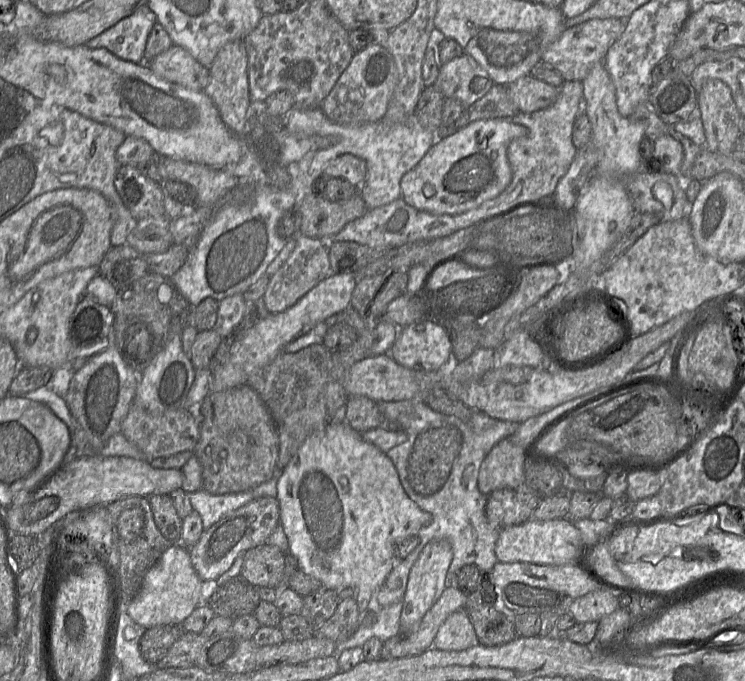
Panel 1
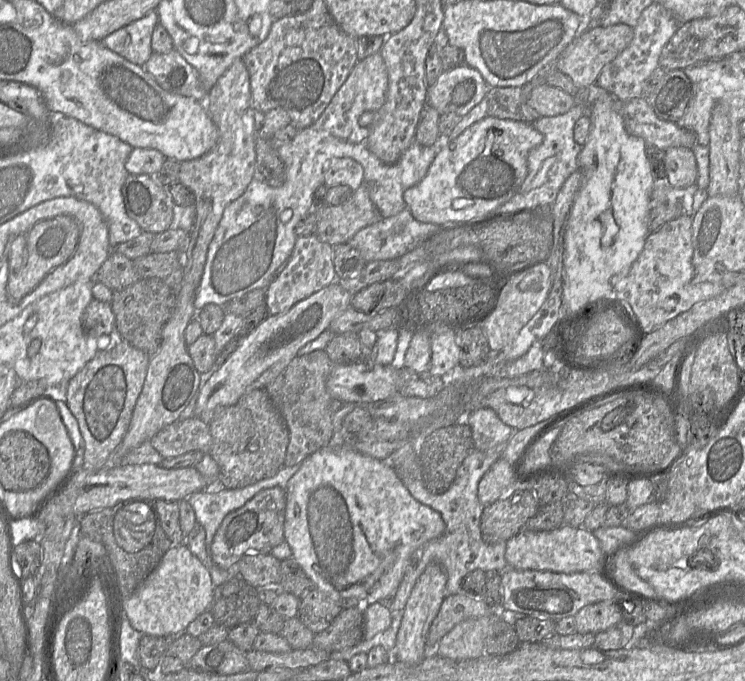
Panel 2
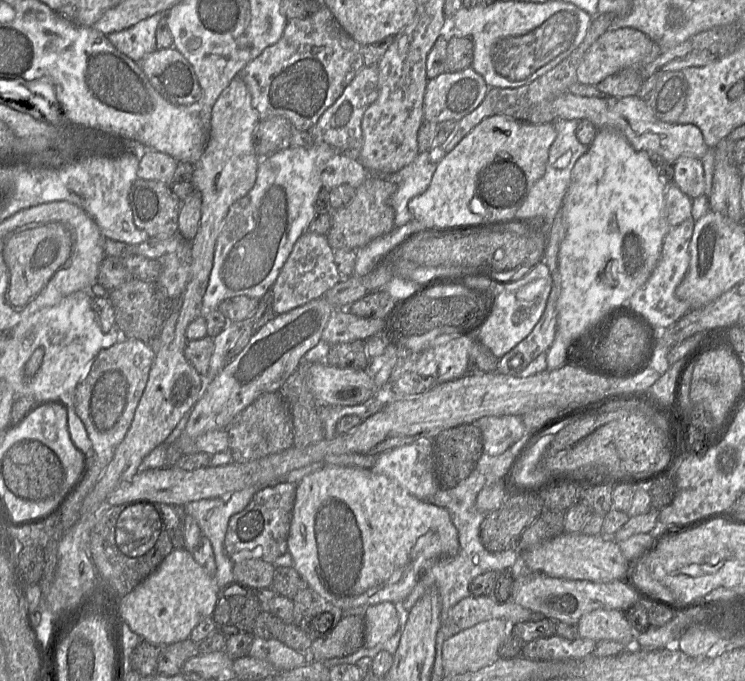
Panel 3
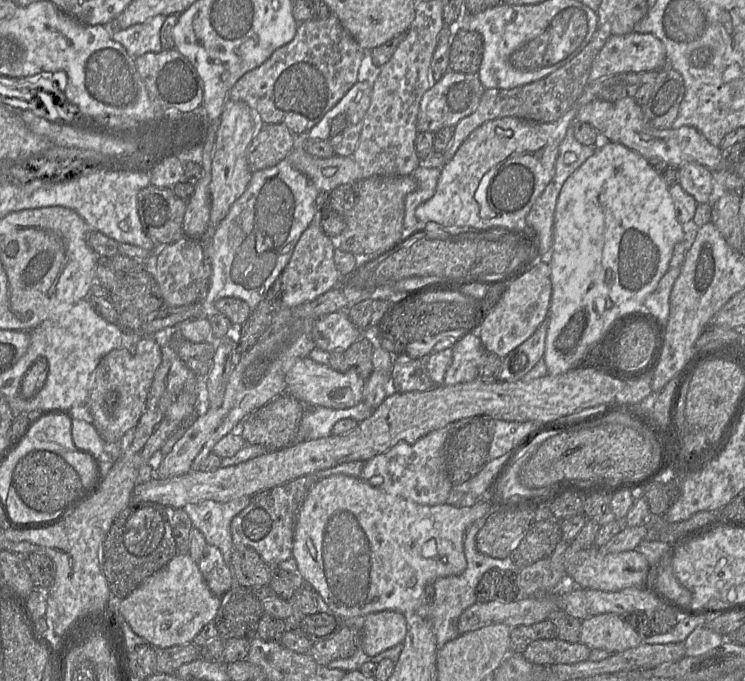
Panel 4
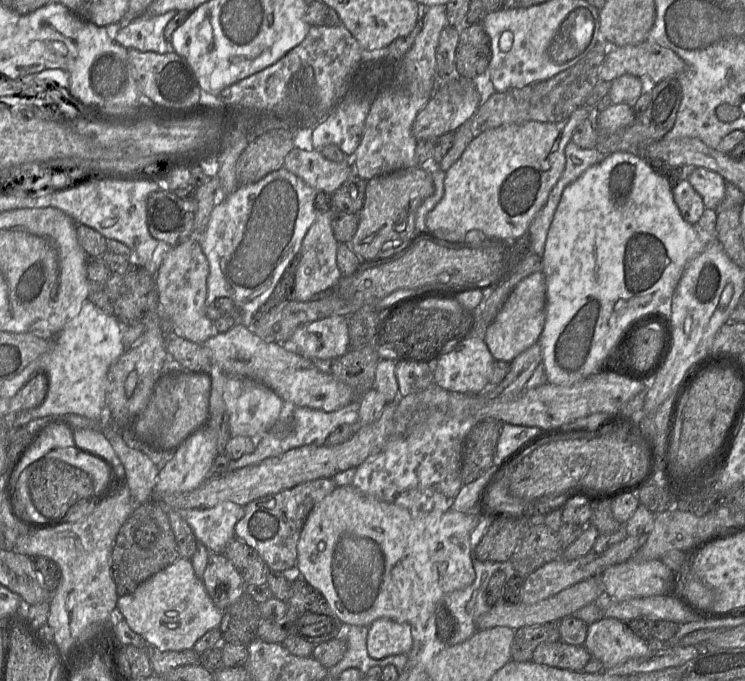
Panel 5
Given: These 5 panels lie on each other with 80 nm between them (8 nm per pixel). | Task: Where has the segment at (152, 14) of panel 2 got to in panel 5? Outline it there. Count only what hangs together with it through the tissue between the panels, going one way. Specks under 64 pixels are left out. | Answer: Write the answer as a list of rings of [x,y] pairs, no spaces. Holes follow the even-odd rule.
[[[170,10],[159,16],[143,14],[125,27],[119,27],[115,42],[126,49],[165,54],[173,51],[164,37],[164,28],[178,11]]]

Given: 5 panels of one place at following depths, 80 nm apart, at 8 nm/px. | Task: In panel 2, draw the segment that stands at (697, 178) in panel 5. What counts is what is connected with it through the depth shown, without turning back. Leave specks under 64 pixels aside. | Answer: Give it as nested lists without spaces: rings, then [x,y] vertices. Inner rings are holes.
[[[669,147],[663,152],[663,159],[667,184],[678,189],[696,184],[697,162],[692,149]]]

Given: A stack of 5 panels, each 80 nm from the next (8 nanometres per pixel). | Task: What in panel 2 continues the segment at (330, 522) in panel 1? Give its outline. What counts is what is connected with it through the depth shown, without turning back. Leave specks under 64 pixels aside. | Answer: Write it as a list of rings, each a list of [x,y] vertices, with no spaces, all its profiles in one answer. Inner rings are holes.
[[[326,446],[314,452],[300,464],[298,471],[288,481],[285,490],[284,537],[291,548],[292,557],[312,580],[314,587],[328,594],[336,601],[356,598],[359,601],[359,609],[362,609],[362,613],[366,611],[369,604],[377,601],[387,605],[387,602],[396,593],[413,553],[427,542],[440,537],[446,529],[441,514],[431,507],[418,502],[404,486],[396,470],[387,460],[376,459],[350,449]]]

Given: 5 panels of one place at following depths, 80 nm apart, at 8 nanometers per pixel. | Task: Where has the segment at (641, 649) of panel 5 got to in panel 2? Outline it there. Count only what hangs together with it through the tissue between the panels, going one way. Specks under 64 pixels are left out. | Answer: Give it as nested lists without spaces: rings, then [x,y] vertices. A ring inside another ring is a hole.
[[[603,601],[584,606],[574,616],[576,632],[597,634],[624,621],[617,601]]]

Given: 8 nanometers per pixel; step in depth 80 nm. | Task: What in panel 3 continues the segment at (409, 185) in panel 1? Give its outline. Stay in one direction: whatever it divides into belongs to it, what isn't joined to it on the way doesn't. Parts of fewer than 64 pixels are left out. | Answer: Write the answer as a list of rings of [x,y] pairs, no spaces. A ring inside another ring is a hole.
[[[493,115],[476,125],[456,147],[436,164],[428,189],[408,202],[413,219],[426,226],[475,224],[489,226],[518,220],[516,212],[533,185],[543,177],[549,149],[557,136],[553,122],[532,124],[505,115]]]

